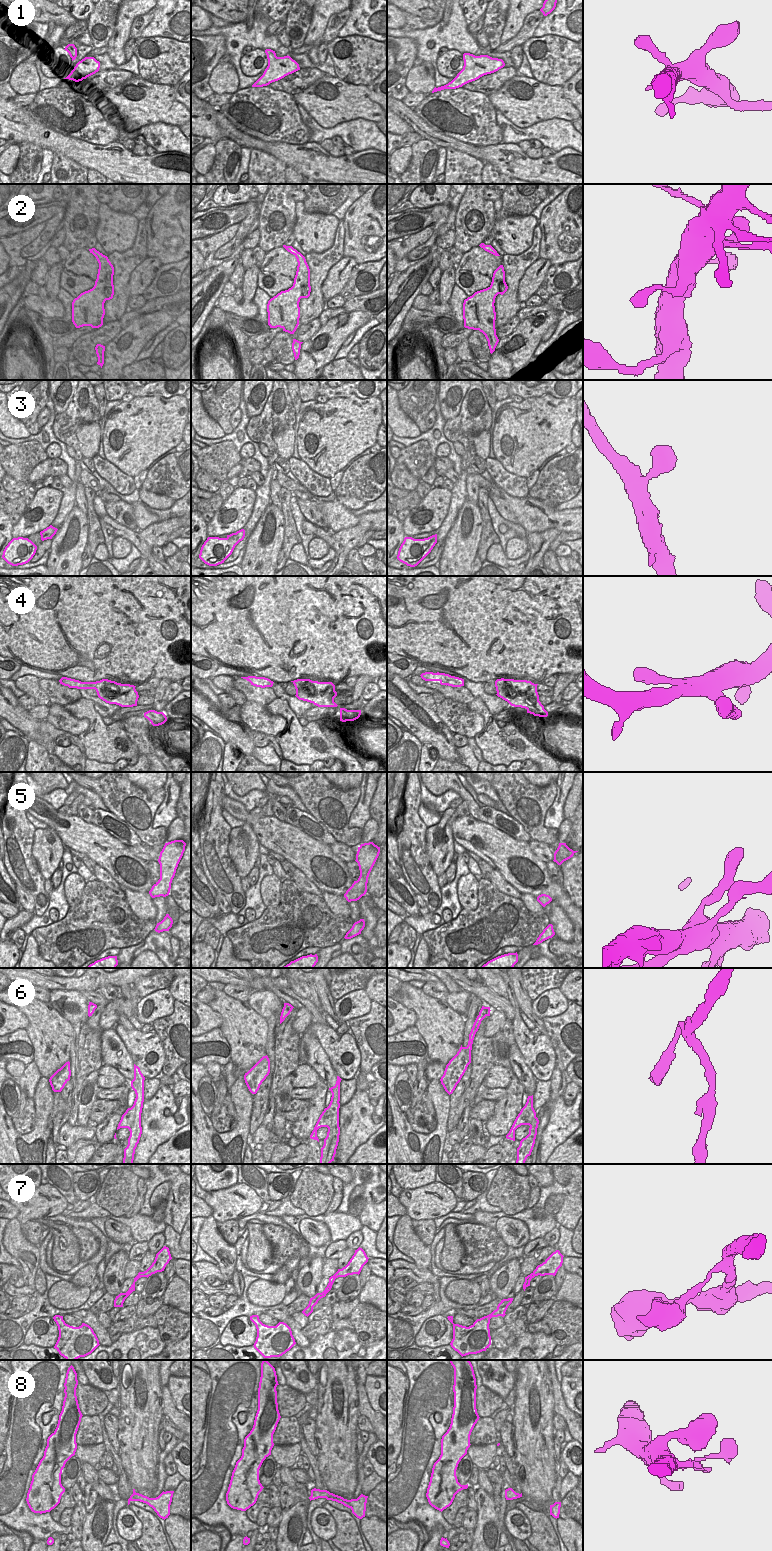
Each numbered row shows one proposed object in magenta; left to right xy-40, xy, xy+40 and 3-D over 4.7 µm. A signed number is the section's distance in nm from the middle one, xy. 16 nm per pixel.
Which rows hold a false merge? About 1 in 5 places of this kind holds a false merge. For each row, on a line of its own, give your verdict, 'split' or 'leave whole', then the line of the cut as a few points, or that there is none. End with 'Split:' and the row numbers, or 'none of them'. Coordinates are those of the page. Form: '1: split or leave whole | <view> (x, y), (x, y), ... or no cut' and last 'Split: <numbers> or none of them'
1: leave whole | no cut
2: leave whole | no cut
3: leave whole | no cut
4: leave whole | no cut
5: leave whole | no cut
6: leave whole | no cut
7: leave whole | no cut
8: leave whole | no cut
Split: none of them

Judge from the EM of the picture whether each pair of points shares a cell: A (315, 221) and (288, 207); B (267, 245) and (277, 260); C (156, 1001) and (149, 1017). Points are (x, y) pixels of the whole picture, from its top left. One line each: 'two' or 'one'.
A: two
B: two
C: one

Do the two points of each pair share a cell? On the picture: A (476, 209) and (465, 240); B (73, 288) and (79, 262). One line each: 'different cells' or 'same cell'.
A: same cell
B: same cell

